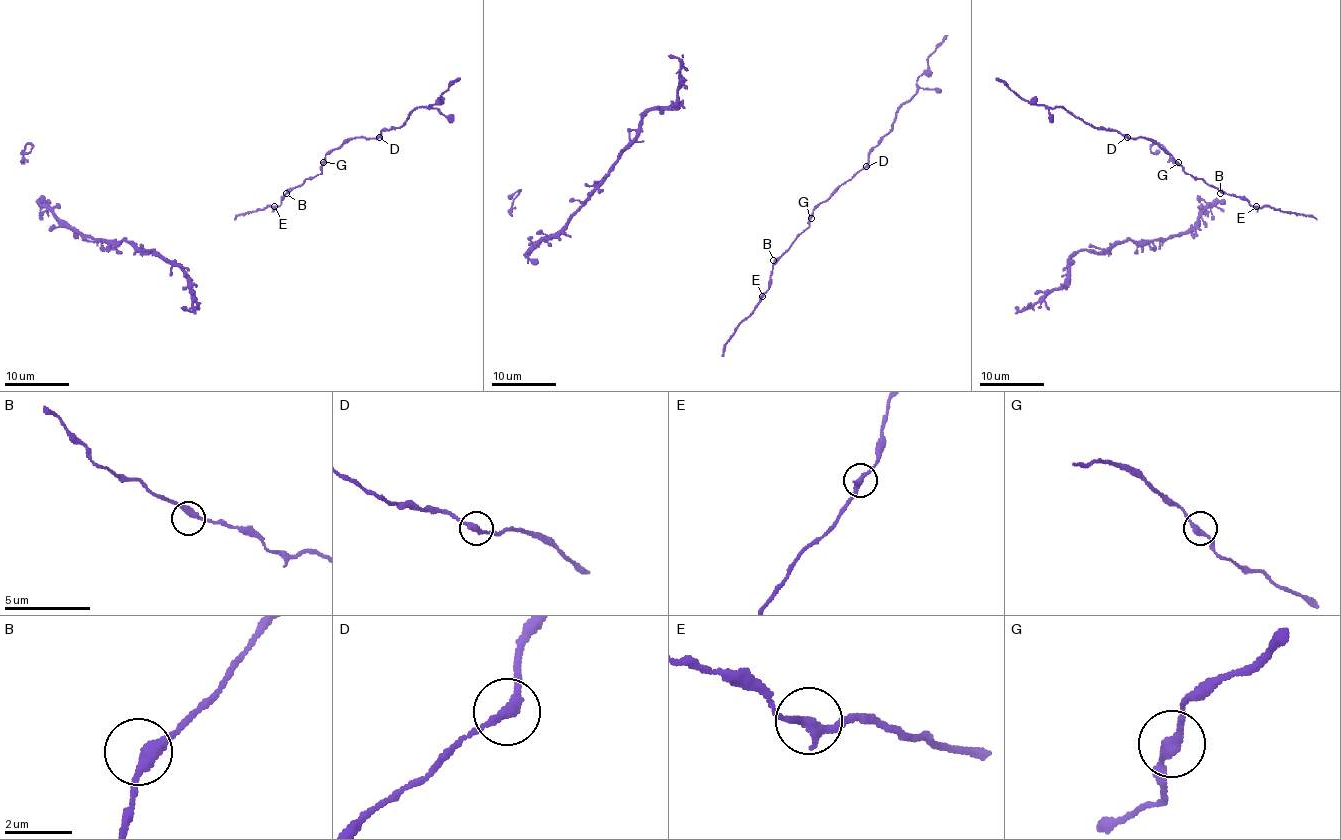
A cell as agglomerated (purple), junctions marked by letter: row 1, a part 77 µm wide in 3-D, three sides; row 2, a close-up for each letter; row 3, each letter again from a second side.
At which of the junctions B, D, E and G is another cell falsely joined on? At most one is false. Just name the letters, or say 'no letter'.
no letter

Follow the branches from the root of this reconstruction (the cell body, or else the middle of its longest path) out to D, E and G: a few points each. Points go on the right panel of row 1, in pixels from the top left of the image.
D: (1220, 193), (1201, 178), (1185, 172), (1156, 143), (1146, 138), (1126, 136)
E: (1220, 193), (1243, 196), (1256, 206)
G: (1220, 193), (1201, 178), (1185, 172), (1178, 162)

